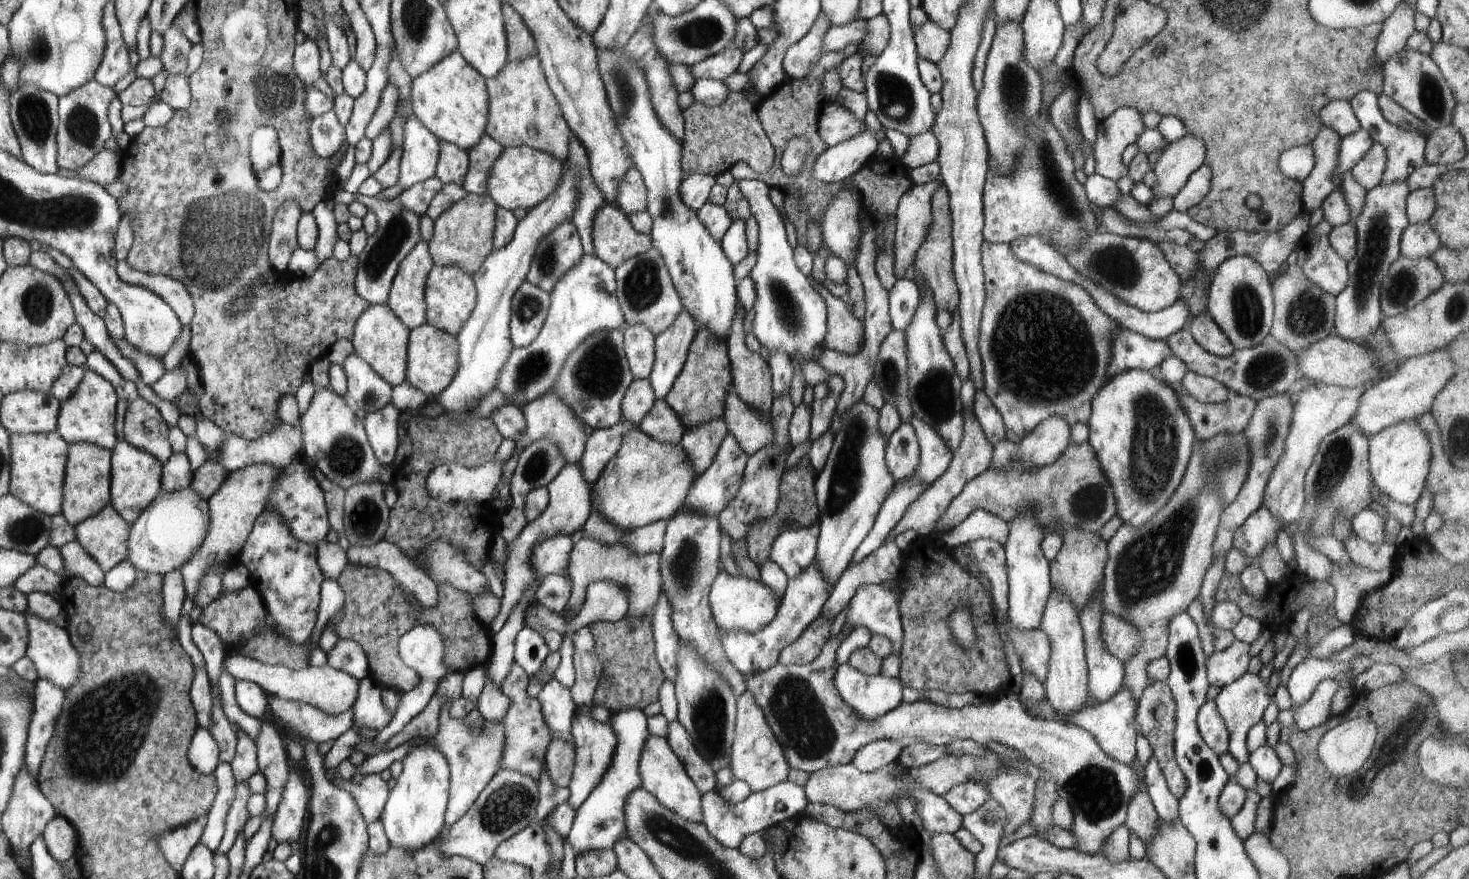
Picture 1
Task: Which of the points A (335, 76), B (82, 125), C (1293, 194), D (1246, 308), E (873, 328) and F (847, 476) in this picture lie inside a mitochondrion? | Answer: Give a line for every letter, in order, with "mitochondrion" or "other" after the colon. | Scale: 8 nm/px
A: other
B: mitochondrion
C: other
D: mitochondrion
E: other
F: mitochondrion

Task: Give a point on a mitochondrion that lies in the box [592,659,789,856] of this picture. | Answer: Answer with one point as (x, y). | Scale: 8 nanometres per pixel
(708, 714)

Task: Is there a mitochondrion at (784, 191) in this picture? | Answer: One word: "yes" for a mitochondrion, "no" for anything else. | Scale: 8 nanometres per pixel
no

